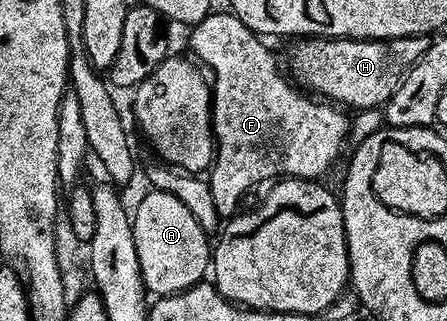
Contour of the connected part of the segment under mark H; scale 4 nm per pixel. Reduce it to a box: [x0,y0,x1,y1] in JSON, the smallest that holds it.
[289,35,430,109]

